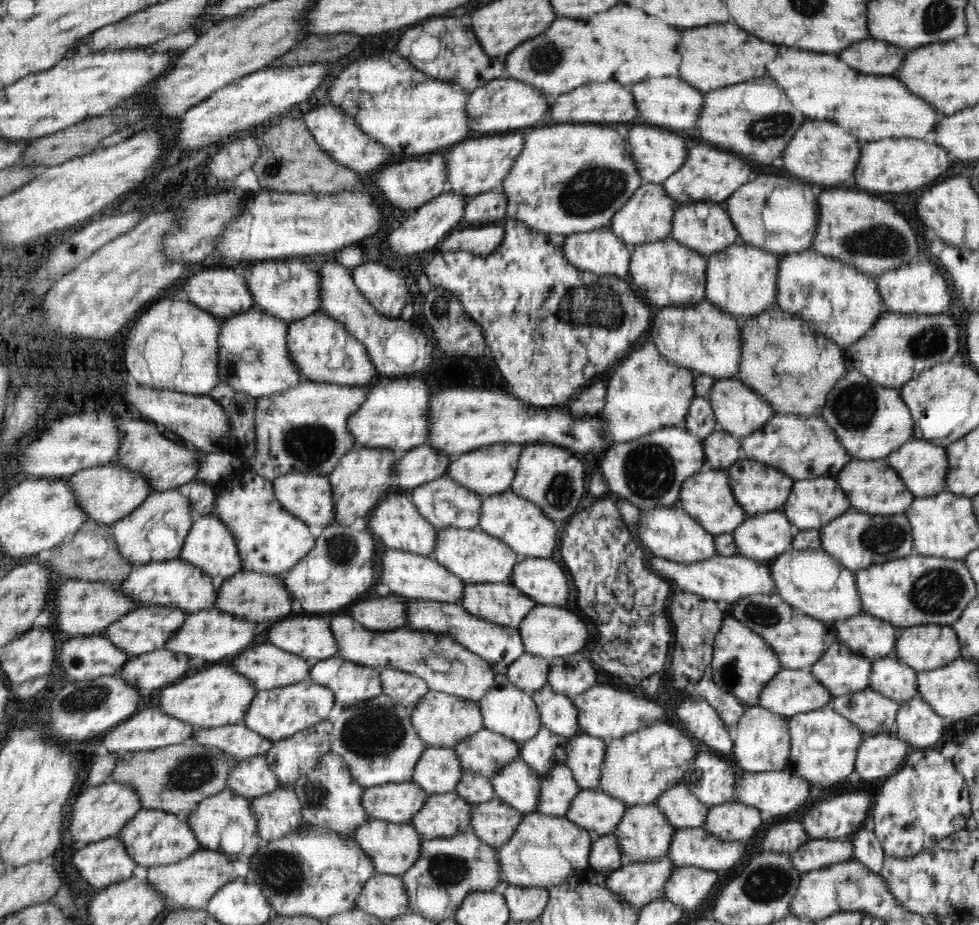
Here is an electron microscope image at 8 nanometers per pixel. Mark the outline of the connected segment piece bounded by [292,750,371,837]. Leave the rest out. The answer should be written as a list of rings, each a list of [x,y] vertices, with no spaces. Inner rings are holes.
[[[331,750],[324,753],[318,760],[316,768],[306,776],[298,778],[292,790],[301,803],[301,814],[305,824],[323,825],[330,831],[341,836],[351,837],[360,826],[371,820],[370,815],[362,807],[364,787],[356,784],[350,775],[345,760]]]

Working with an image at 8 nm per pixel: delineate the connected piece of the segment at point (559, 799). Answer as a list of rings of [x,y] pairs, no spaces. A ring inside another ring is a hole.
[[[565,765],[556,766],[540,777],[540,802],[536,813],[564,817],[580,791],[570,769]]]

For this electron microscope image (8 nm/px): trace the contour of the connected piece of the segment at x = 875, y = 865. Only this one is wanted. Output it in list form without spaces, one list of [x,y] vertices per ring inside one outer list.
[[[864,826],[849,838],[854,845],[853,858],[868,867],[870,871],[880,873],[885,854],[873,830],[867,830]]]

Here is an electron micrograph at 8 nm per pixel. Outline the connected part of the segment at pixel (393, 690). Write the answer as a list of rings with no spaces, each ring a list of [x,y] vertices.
[[[392,668],[380,671],[383,693],[409,709],[413,709],[429,691],[426,681],[415,674]]]

